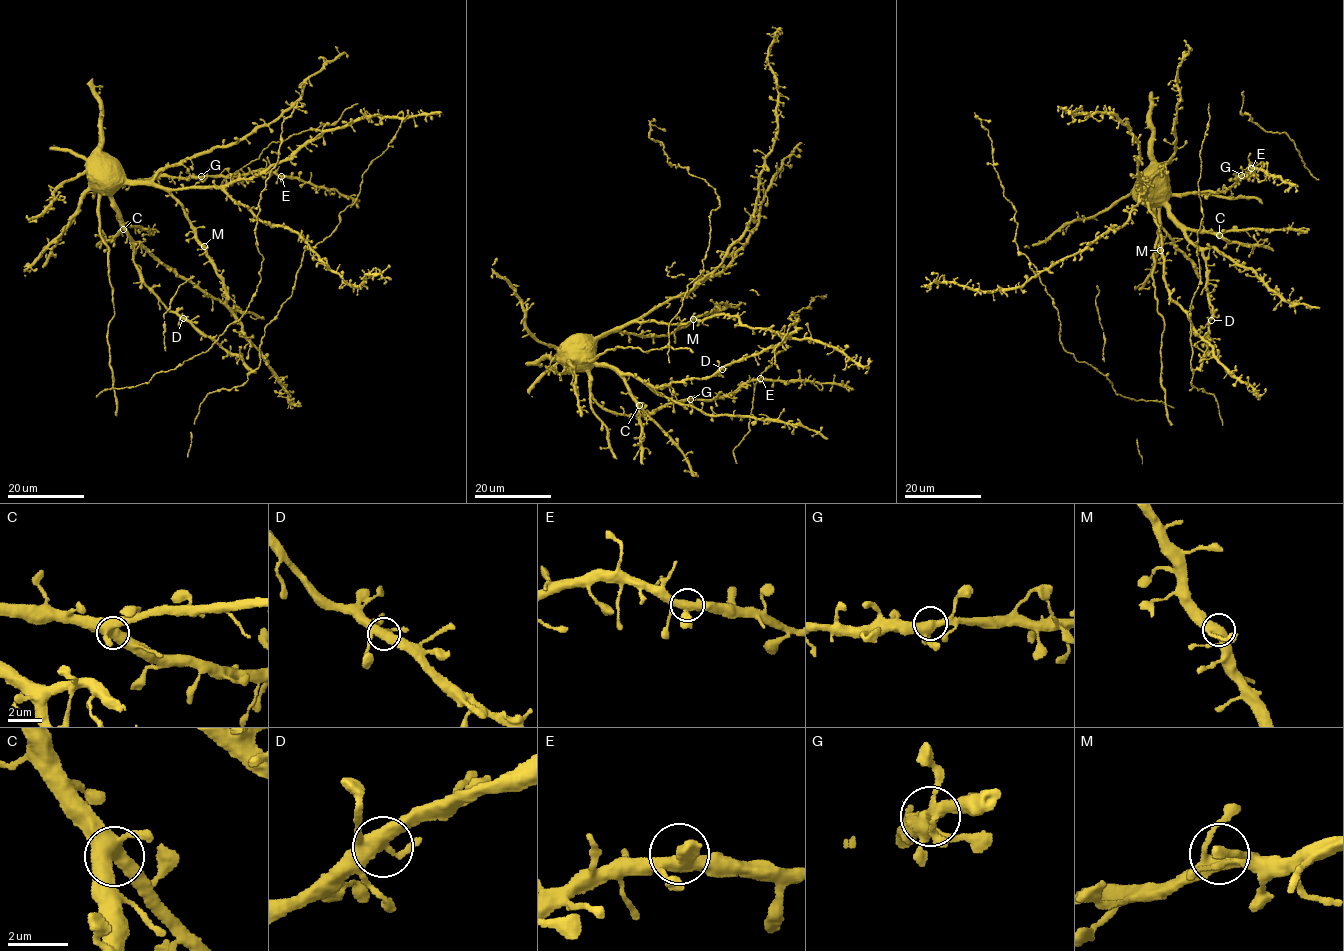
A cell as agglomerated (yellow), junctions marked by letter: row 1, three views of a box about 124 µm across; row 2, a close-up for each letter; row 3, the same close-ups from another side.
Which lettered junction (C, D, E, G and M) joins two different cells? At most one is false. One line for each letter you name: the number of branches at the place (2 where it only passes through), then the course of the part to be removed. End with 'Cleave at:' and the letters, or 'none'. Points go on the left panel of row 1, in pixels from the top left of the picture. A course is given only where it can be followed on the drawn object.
Cleave at: none

